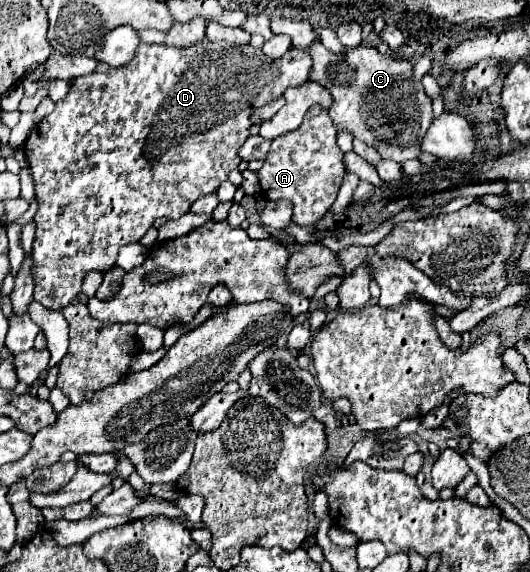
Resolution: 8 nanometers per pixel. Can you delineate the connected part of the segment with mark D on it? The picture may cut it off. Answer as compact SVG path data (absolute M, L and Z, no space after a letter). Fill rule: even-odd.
M206 38L200 44L186 48L186 50L160 46L160 44L140 44L136 58L130 64L118 66L118 68L112 68L108 64L100 64L92 74L74 78L66 98L58 100L54 112L50 116L46 116L44 120L40 120L32 128L32 132L30 132L30 136L24 144L26 160L28 160L30 172L32 172L34 182L36 182L36 200L40 204L38 212L34 216L36 238L34 238L34 244L32 244L32 268L30 268L32 278L34 278L34 286L36 286L34 300L40 302L42 306L50 308L50 310L66 308L70 304L70 300L74 300L82 292L84 276L92 270L108 272L116 264L118 250L122 246L130 244L130 242L140 242L140 238L148 232L148 228L154 226L156 218L160 218L160 216L180 218L182 214L186 214L190 210L194 200L198 200L202 194L216 192L218 186L228 178L228 172L238 168L238 164L240 164L238 148L248 138L246 120L250 118L250 114L258 106L264 106L272 100L278 100L284 94L286 88L306 84L310 80L308 78L310 70L312 70L312 58L304 50L290 48L282 58L270 60L258 48L252 48L250 44L248 46L232 46L232 44L224 44L224 42L210 42Z

